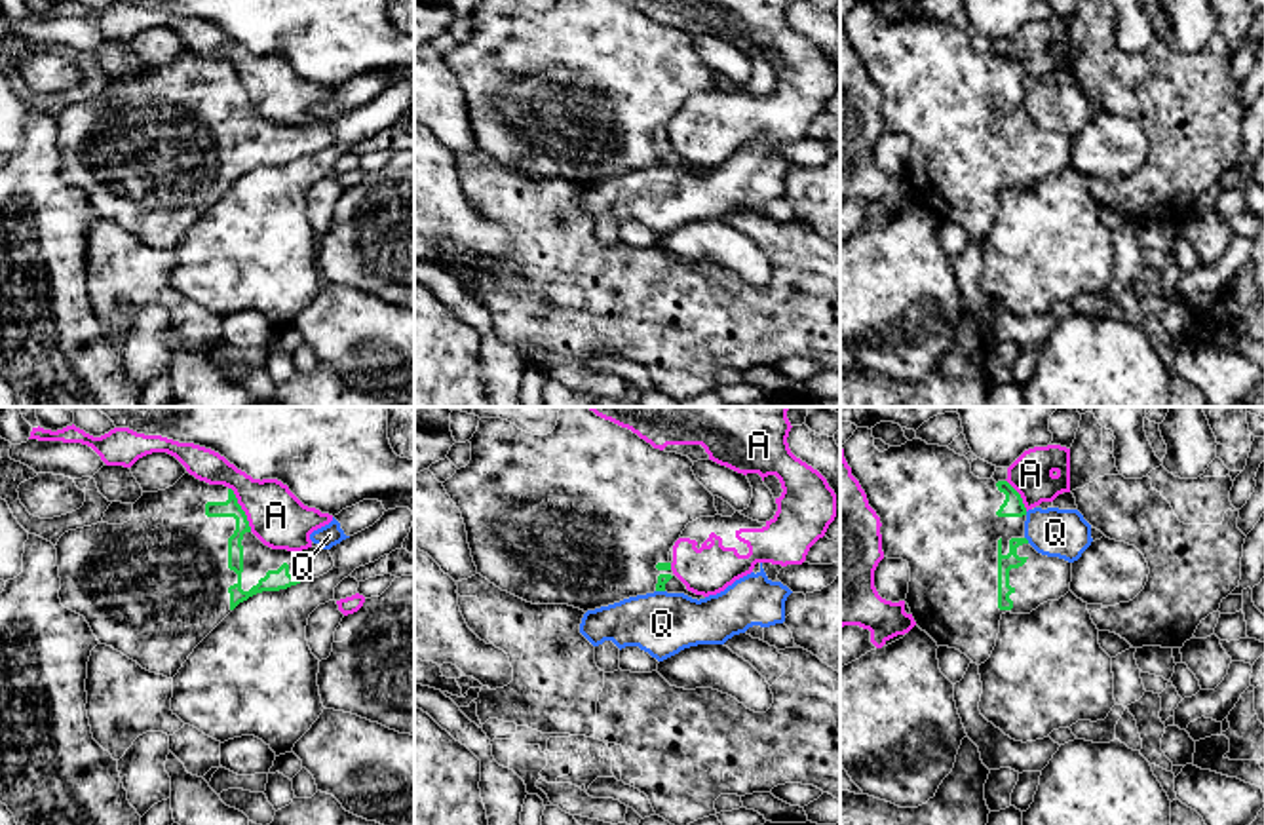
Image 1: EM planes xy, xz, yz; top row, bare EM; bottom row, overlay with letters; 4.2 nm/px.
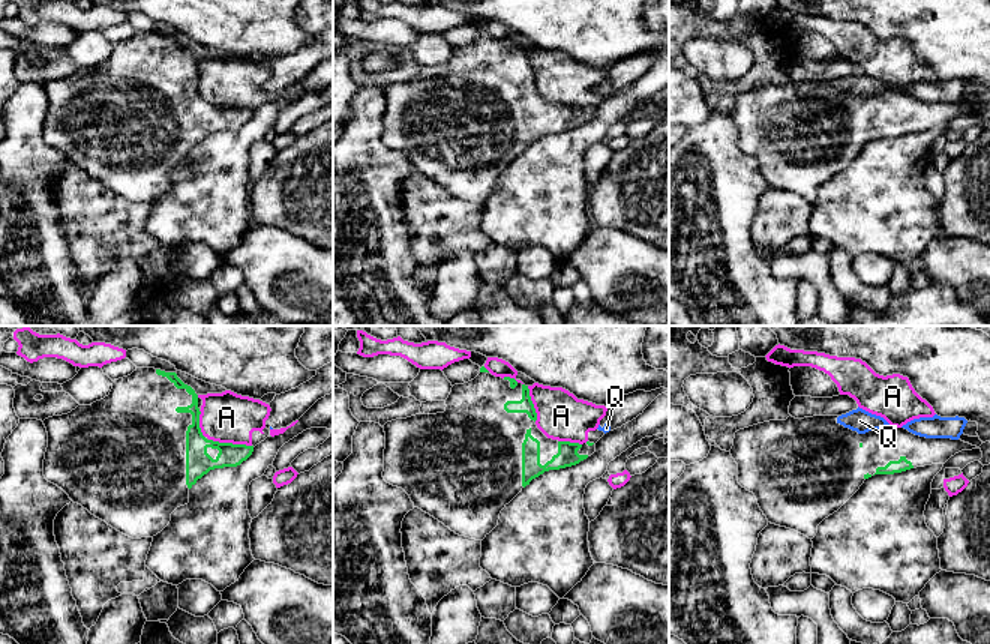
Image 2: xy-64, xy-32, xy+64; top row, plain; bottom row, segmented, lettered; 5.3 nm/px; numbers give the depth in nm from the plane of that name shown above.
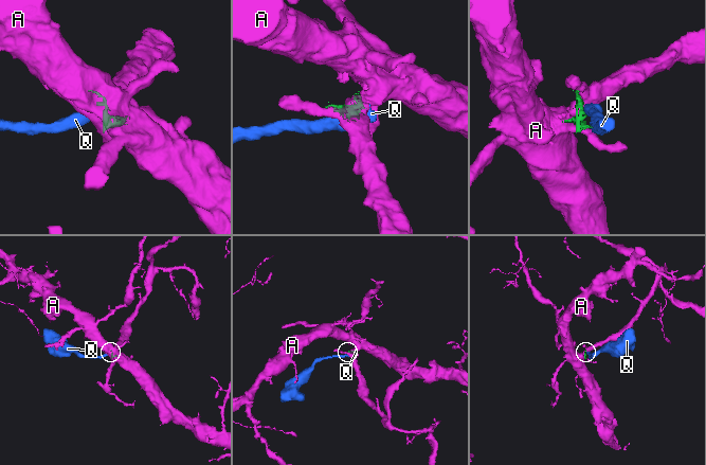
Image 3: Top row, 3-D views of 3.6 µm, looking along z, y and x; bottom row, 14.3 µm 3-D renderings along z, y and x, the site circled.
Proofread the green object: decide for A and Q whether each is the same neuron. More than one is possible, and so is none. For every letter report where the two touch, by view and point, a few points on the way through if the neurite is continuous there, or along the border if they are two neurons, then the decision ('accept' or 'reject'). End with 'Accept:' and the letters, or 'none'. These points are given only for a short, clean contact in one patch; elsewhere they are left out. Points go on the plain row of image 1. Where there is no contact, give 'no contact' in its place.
A: meets green in xy at (242, 84); reject
Q: meets green in yz at (1027, 115); border along yz (1025, 111), (1029, 116); reject
Accept: none

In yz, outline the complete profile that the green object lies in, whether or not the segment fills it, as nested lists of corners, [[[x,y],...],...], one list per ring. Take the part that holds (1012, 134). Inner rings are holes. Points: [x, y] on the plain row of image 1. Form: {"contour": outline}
{"contour": [[[857,2],[842,23],[880,91],[884,131],[909,137],[905,177],[937,221],[956,222],[981,240],[996,221],[1005,186],[1030,188],[1070,165],[1072,137],[1042,129],[1028,118],[1026,82],[1007,55],[979,53],[966,30],[922,13],[880,27],[869,2]]]}

